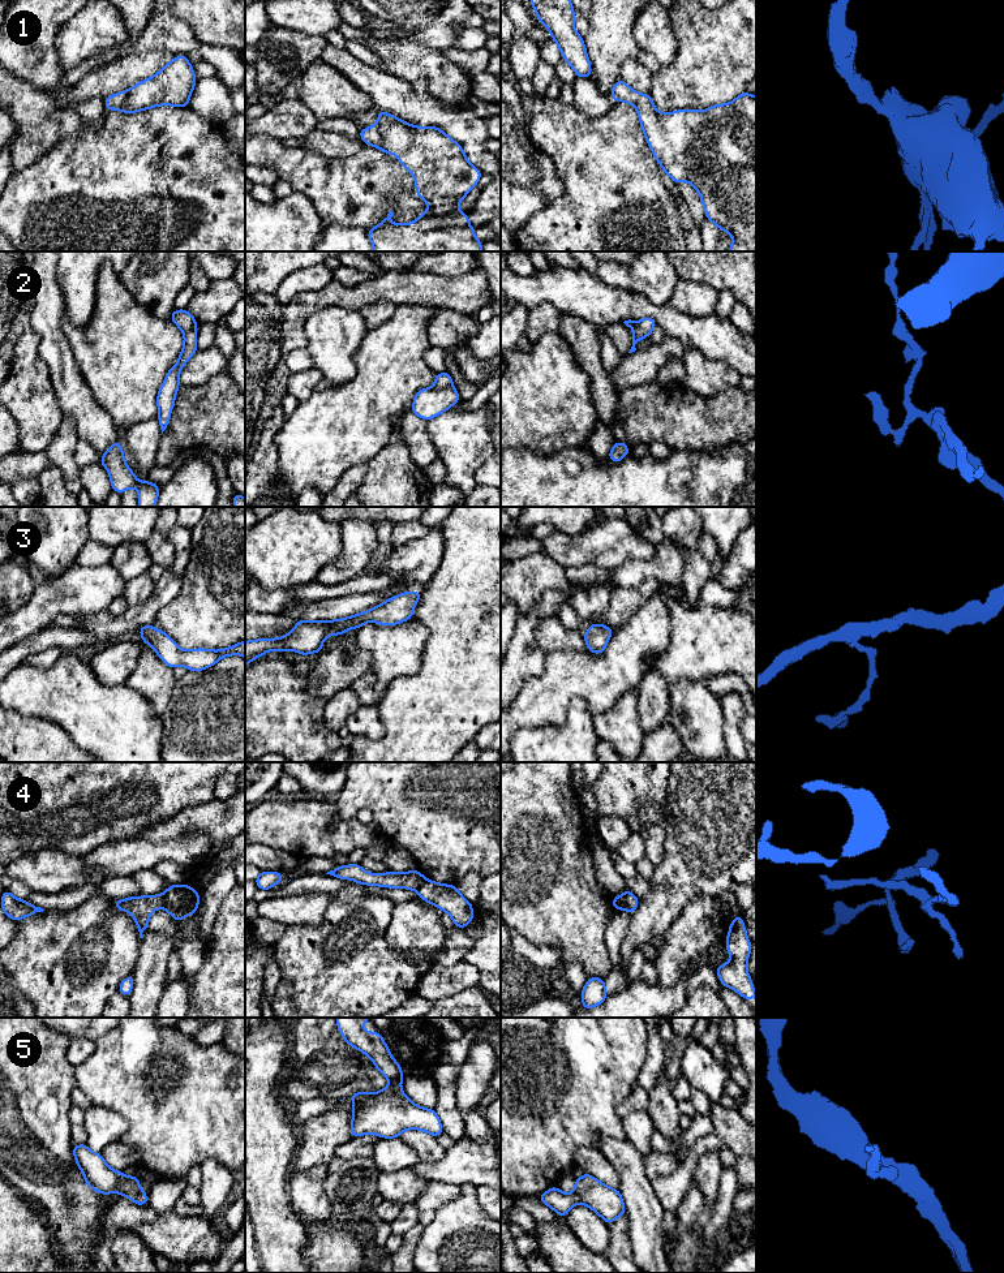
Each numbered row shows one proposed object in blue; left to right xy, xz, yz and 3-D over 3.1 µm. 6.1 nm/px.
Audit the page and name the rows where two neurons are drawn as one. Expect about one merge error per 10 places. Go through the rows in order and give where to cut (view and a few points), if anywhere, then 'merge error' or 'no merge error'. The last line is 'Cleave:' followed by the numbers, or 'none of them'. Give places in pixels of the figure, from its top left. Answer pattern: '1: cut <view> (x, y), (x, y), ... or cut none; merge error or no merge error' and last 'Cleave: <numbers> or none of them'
1: cut none; no merge error
2: cut xz (451, 383), (433, 388); merge error
3: cut none; no merge error
4: cut xy (162, 894), (163, 907); merge error
5: cut none; no merge error
Cleave: 2, 4

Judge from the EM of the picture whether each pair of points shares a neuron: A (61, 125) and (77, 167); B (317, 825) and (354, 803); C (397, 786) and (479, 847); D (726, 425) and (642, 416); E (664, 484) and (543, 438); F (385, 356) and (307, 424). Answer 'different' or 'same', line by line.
A: different
B: different
C: same
D: same
E: different
F: same

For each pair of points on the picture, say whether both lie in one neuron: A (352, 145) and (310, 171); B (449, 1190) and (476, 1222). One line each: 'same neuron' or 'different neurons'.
A: different neurons
B: different neurons

